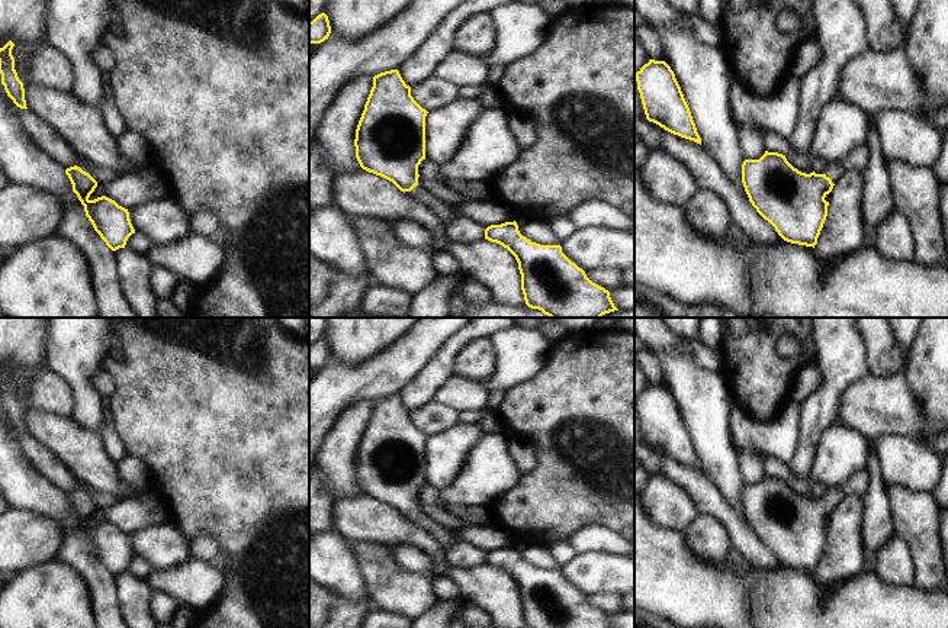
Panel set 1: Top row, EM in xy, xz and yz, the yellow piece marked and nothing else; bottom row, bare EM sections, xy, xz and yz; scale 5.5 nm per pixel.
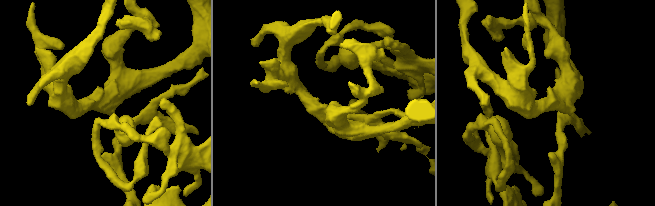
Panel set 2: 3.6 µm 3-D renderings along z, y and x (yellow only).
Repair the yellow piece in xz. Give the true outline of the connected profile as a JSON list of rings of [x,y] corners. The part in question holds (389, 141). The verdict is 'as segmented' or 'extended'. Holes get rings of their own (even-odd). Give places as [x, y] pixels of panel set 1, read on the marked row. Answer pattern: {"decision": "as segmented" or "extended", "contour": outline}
{"decision": "extended", "contour": [[[398,70],[375,75],[373,87],[356,129],[356,158],[363,170],[392,181],[408,197],[428,207],[436,219],[444,225],[462,216],[459,209],[438,202],[433,194],[418,186],[418,165],[425,160],[427,113],[414,100],[411,87],[405,84]]]}

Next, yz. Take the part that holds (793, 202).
{"decision": "extended", "contour": [[[778,152],[745,160],[742,183],[749,202],[778,235],[791,244],[813,247],[828,216],[825,197],[846,174],[845,164],[829,164],[825,174],[801,173]]]}

